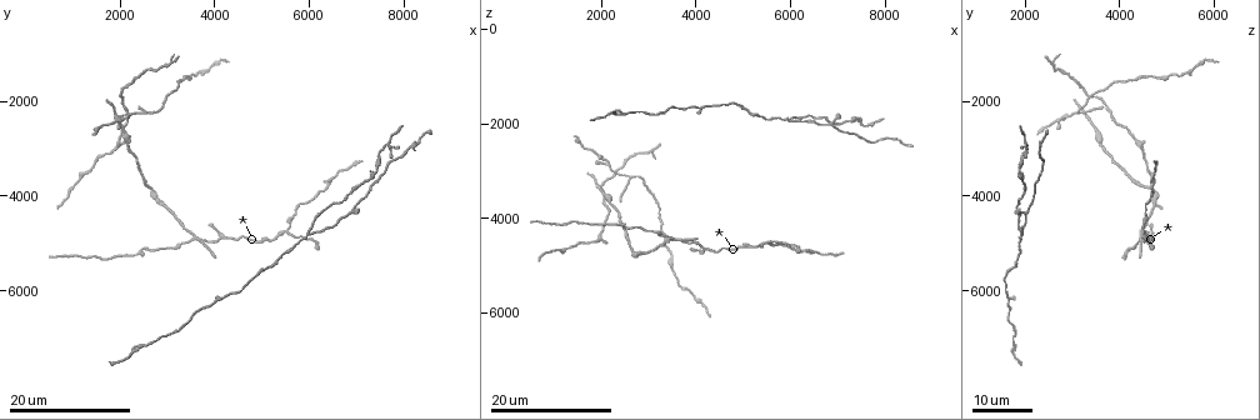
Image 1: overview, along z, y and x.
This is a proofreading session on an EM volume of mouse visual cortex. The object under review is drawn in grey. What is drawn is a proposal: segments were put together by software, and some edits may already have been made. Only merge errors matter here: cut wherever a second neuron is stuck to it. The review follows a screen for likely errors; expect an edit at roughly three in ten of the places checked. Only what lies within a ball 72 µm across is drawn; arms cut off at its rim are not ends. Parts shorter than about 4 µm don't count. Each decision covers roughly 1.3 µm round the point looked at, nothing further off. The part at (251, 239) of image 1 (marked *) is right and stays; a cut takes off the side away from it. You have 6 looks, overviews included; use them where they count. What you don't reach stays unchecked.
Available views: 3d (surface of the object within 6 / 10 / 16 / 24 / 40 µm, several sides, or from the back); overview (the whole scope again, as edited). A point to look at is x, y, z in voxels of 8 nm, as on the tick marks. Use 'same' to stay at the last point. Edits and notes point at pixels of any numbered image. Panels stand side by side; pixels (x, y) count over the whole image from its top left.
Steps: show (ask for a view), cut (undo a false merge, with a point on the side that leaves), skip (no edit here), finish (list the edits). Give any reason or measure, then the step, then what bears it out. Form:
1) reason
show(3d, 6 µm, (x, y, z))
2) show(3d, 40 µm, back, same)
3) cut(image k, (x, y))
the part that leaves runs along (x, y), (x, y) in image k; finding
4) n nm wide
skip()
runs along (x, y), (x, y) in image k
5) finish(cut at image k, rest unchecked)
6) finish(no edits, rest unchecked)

small branch off a trunk
show(3d, 16 µm, (3550, 4800, 4450))

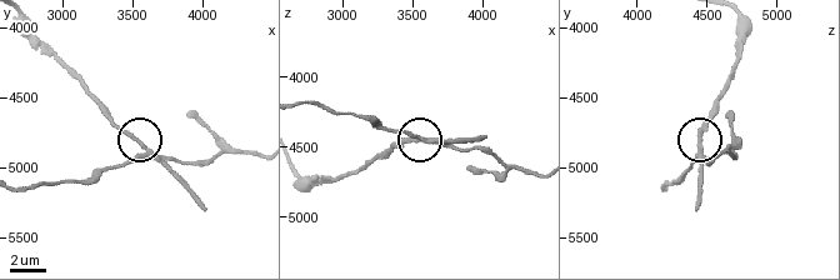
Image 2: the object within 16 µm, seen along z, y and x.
show(3d, 10 µm, (3580, 4860, 4460))

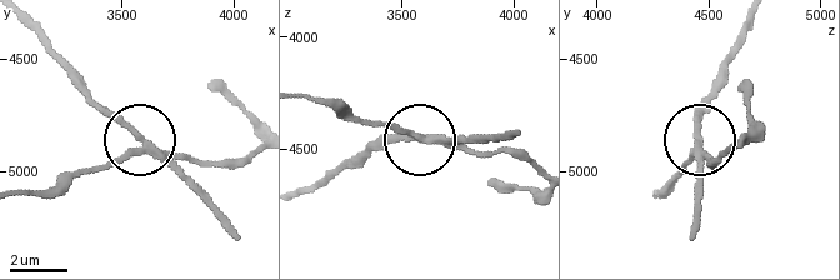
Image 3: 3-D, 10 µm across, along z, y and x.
side arm 28 µm
cut(image 3, (190, 180))
the part that leaves runs along (156, 153), (95, 103), (73, 66), (30, 24) in image 3; two neurons meet here

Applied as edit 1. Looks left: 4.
show(overview)

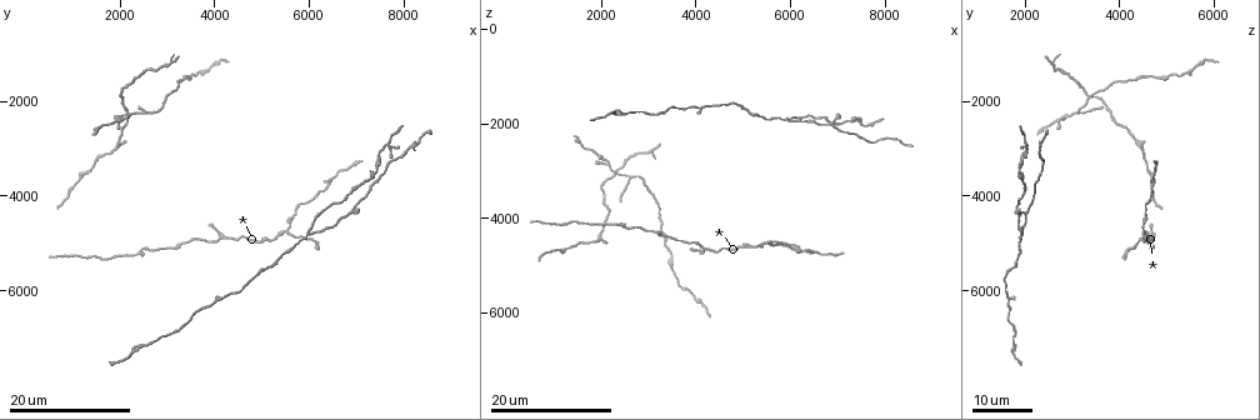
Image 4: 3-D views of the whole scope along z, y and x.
three-way junction
show(3d, 16 µm, (5550, 4750, 4550))

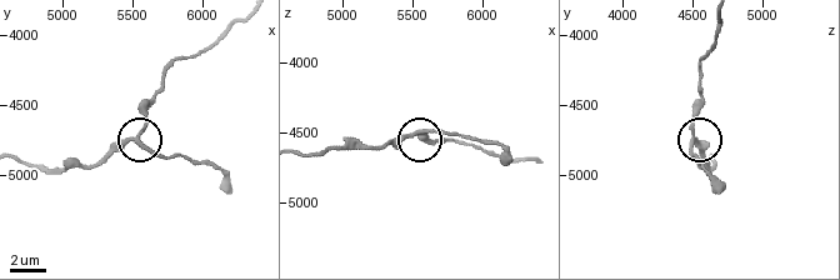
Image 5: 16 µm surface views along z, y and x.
show(3d, 10 µm, (5560, 4760, 4500))

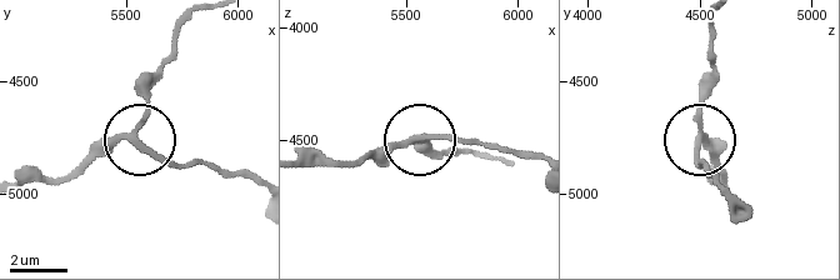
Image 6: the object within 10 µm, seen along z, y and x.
3 arms
skip()
one neuron here

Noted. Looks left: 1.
finish(cut at image 3, rest unchecked)

